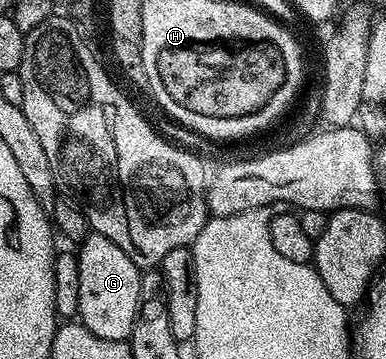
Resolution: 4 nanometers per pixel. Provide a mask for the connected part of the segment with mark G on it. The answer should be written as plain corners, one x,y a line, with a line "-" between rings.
90,231
80,241
81,252
76,253
79,262
79,306
76,315
80,324
91,334
108,340
128,341
133,333
137,307
141,304
141,273
127,254
111,238
103,238
103,234

